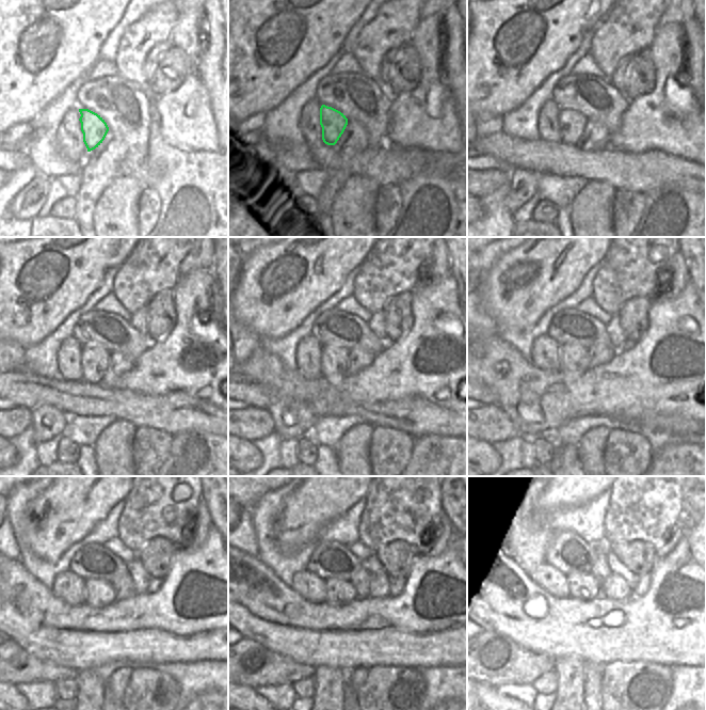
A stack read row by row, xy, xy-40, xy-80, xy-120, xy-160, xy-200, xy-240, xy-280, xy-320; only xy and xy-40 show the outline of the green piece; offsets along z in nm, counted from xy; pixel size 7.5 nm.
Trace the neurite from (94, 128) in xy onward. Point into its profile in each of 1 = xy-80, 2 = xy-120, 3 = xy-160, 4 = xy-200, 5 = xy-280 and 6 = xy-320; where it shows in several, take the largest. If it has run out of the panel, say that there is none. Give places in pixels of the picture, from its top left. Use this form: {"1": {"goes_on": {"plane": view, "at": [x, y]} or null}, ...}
{"1": {"goes_on": {"plane": "xy-80", "at": [572, 123]}}, "2": {"goes_on": {"plane": "xy-120", "at": [94, 359]}}, "3": {"goes_on": {"plane": "xy-160", "at": [334, 362]}}, "4": {"goes_on": {"plane": "xy-200", "at": [574, 357]}}, "5": {"goes_on": {"plane": "xy-280", "at": [339, 593]}}, "6": {"goes_on": {"plane": "xy-320", "at": [582, 586]}}}

